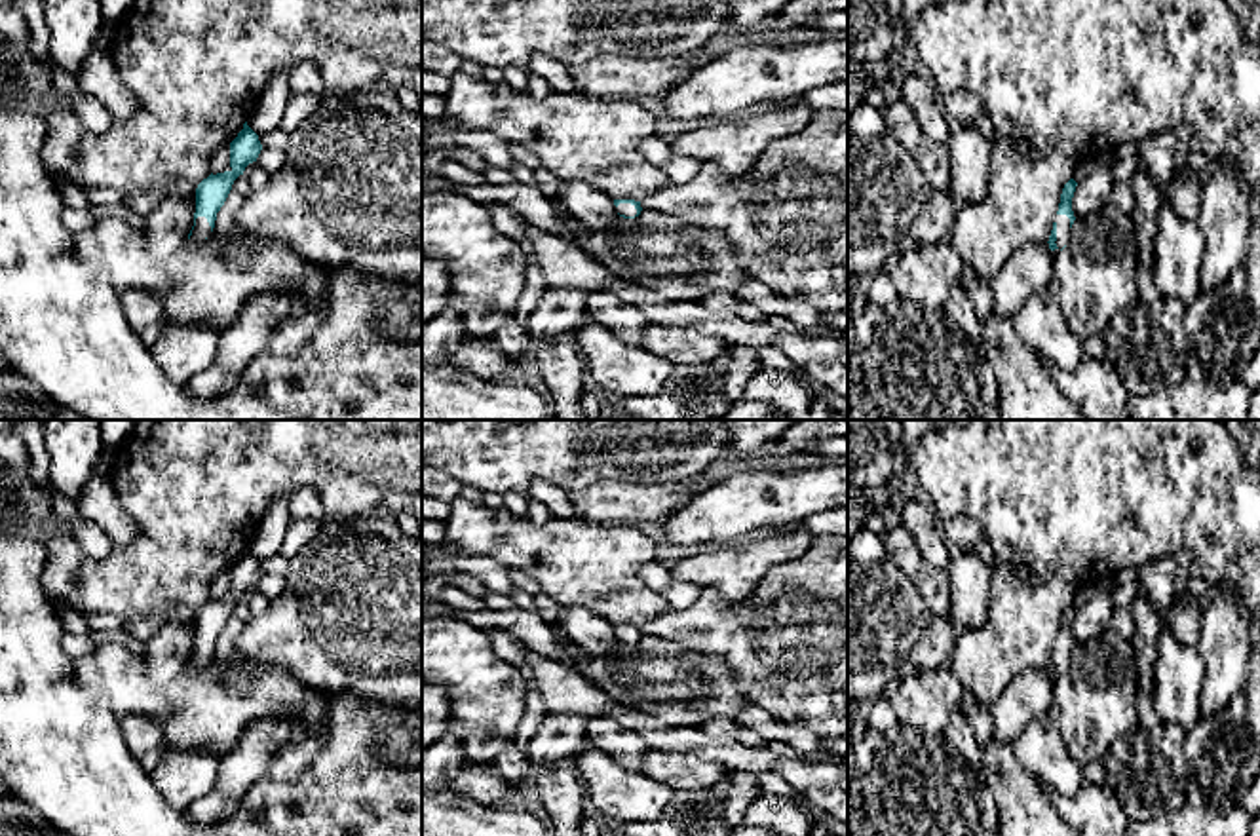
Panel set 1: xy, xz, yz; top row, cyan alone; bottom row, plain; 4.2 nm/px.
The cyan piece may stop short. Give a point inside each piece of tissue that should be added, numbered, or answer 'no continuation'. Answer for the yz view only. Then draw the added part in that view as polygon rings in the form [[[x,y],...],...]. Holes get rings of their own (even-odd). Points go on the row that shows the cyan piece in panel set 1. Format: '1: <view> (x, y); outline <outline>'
1: yz (1063, 223); outline [[[1057,215],[1057,249],[1053,251],[1055,258],[1059,258],[1060,249],[1068,243],[1070,238],[1070,218],[1066,215]]]

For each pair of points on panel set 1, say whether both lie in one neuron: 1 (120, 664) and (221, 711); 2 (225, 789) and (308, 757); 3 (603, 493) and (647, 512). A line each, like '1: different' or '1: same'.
1: same
2: different
3: same

